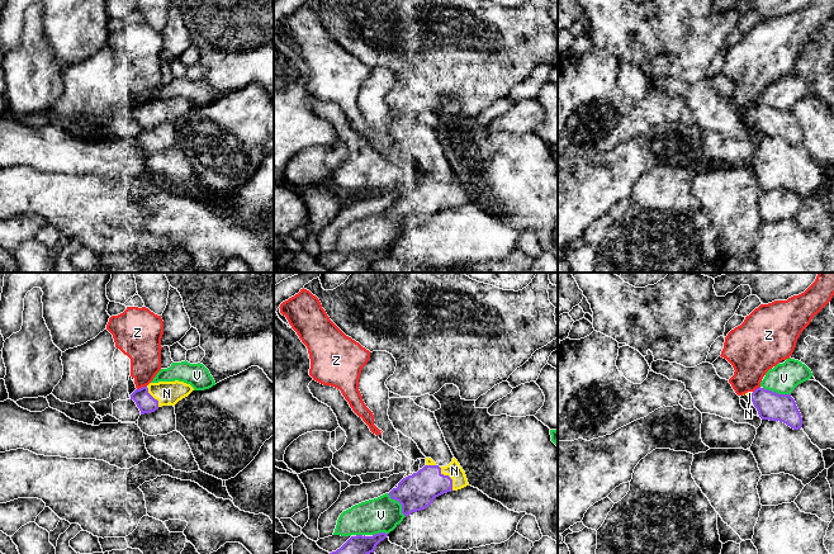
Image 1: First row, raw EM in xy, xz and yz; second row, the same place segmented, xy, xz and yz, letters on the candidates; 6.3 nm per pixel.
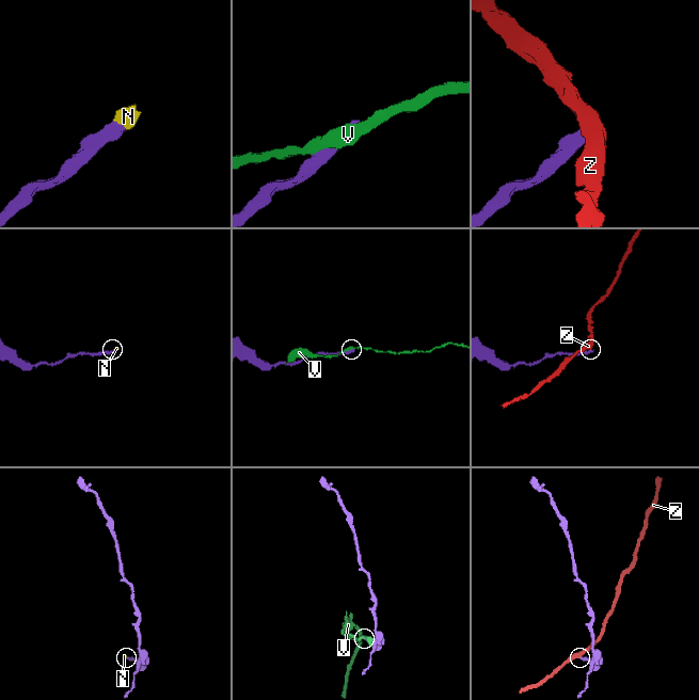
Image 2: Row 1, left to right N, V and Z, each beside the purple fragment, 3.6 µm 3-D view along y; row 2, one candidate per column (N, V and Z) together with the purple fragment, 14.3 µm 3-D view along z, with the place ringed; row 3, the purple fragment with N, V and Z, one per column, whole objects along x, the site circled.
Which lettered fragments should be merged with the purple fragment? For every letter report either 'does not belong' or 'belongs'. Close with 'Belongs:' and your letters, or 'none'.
N: belongs
V: does not belong
Z: does not belong
Belongs: N

